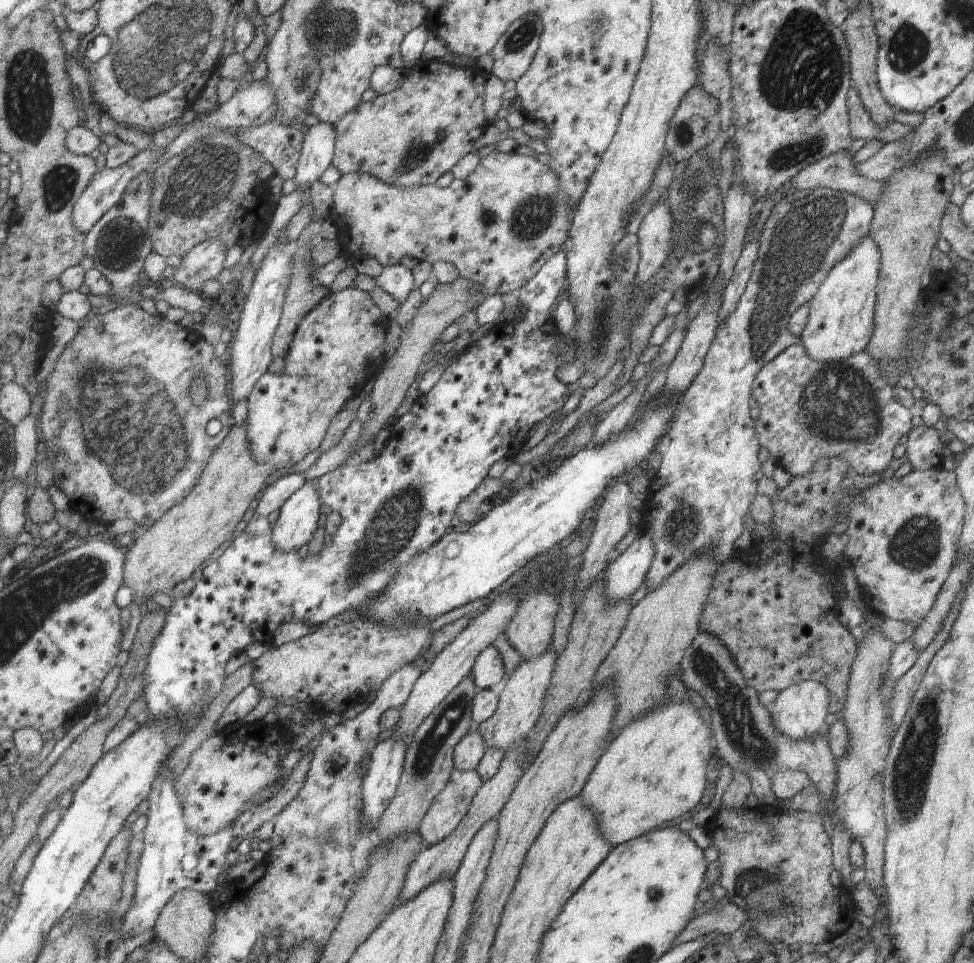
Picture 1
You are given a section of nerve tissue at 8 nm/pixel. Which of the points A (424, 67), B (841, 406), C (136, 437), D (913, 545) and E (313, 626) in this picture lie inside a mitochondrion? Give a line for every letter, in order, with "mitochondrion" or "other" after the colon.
A: other
B: mitochondrion
C: mitochondrion
D: mitochondrion
E: other

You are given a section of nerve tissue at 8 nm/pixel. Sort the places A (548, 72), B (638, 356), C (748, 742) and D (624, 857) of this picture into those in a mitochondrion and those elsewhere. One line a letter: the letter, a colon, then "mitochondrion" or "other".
A: other
B: other
C: mitochondrion
D: other

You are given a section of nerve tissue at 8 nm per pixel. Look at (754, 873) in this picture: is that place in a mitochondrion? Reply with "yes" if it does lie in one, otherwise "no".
no

